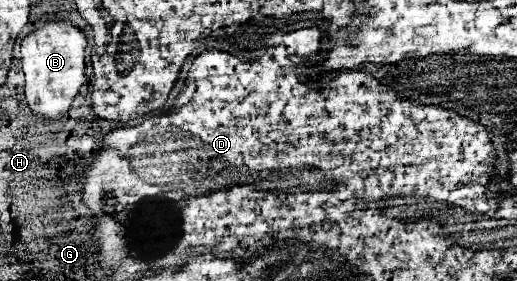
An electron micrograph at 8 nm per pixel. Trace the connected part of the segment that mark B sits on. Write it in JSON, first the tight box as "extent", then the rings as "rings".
{"extent":[22,20,86,120],"rings":[[[64,20],[46,22],[36,32],[28,34],[22,44],[22,72],[26,76],[26,102],[34,116],[42,120],[58,120],[70,108],[80,86],[86,82],[84,48],[86,36]]]}

